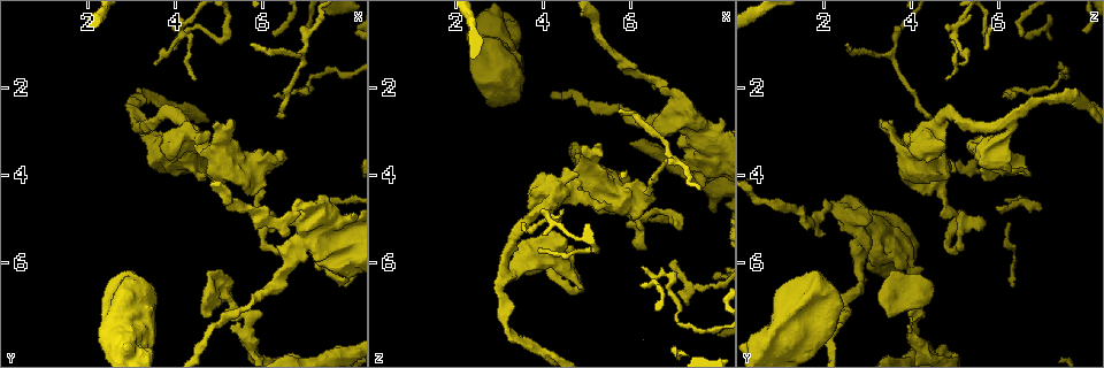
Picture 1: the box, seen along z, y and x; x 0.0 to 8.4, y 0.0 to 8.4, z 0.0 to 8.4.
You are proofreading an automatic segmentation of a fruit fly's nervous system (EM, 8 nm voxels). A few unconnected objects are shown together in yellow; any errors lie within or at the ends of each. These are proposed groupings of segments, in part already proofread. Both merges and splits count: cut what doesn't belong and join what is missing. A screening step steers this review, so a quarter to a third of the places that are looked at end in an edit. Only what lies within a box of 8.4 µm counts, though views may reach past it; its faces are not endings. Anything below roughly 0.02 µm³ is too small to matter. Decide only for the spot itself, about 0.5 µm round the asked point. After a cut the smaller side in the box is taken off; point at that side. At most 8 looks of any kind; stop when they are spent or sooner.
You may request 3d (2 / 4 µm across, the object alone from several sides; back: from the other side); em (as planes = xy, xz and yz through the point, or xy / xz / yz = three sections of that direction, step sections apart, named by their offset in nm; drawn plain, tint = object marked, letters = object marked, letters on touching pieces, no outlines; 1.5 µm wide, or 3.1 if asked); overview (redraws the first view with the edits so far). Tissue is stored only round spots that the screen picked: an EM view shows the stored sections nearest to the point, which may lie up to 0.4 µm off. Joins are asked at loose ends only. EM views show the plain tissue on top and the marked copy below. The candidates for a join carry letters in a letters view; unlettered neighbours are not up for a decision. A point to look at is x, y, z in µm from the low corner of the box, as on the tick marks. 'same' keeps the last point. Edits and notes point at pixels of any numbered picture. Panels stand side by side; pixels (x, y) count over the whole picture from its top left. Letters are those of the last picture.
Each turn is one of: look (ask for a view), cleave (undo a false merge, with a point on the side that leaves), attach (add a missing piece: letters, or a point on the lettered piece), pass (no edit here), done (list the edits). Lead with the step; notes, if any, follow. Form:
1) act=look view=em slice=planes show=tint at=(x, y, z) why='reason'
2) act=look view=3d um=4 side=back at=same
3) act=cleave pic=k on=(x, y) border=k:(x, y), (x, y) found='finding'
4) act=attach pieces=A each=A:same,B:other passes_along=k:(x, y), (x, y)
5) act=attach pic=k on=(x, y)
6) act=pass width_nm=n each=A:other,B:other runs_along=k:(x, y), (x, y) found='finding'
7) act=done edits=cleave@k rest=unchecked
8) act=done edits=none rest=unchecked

act=look view=3d um=2 at=(3.05, 2.85, 6.20) why='sharp bend'

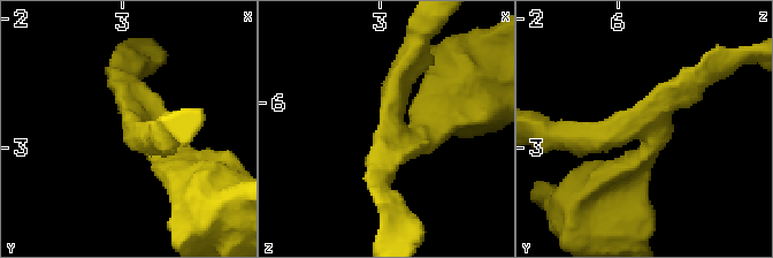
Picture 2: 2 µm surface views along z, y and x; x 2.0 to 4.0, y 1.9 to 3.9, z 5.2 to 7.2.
act=look view=em slice=planes show=tint at=(3.10, 2.80, 6.18) arms=3 arm_widths_nm=180,220,300 why='need the tissue'

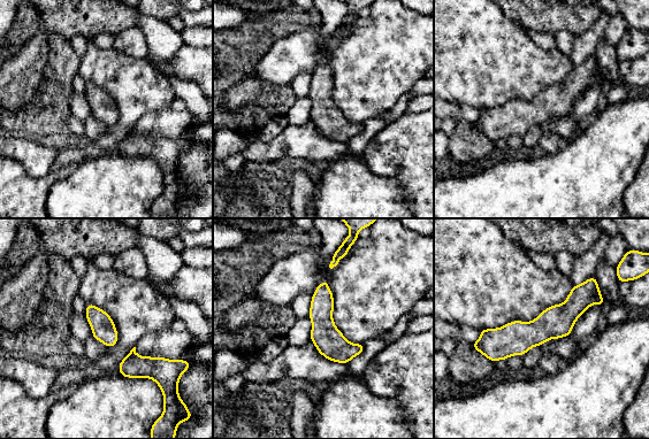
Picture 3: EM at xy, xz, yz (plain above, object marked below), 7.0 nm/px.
act=look view=em slice=planes show=letters at=same why='what lies round it'

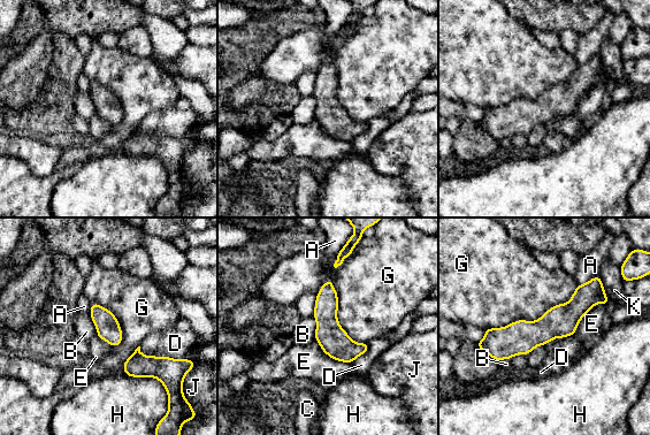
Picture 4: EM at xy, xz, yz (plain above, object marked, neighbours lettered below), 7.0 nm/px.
act=pass longest_contact=G:750nm each=A:other,B:other,C:other,D:other,E:other,G:other,H:other,J:other,K:other found='all the same neuron'

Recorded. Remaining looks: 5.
act=look view=em slice=planes show=letters at=(6.95, 4.70, 2.10) why='thick turns thin'

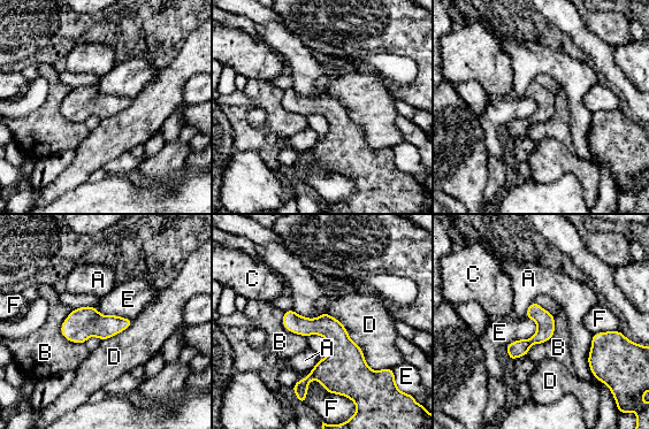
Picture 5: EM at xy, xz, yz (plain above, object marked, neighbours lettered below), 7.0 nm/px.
act=pass width_nm=130 each=A:other,B:other,C:other,D:other,E:other,F:other found='one neuron here'

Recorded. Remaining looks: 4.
act=look view=em slice=xy step=4 show=letters at=(7.15, 4.85, 5.30) why='an open end'

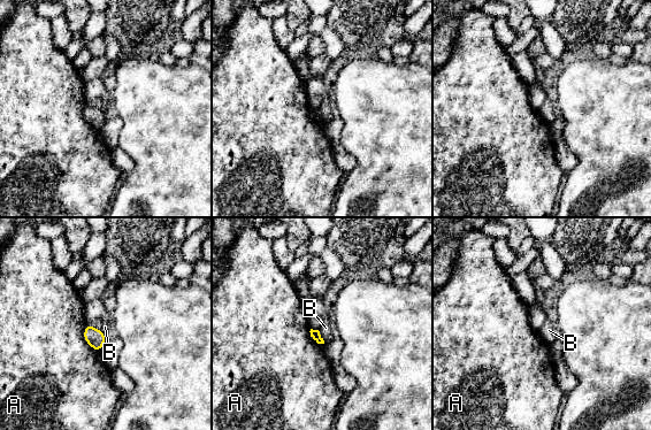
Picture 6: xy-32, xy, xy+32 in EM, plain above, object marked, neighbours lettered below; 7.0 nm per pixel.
act=pass longest_contact=A:220nm each=A:other,B:other found='no lettered piece goes on from it'

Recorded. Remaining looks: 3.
act=done edits=none rest=unchecked

